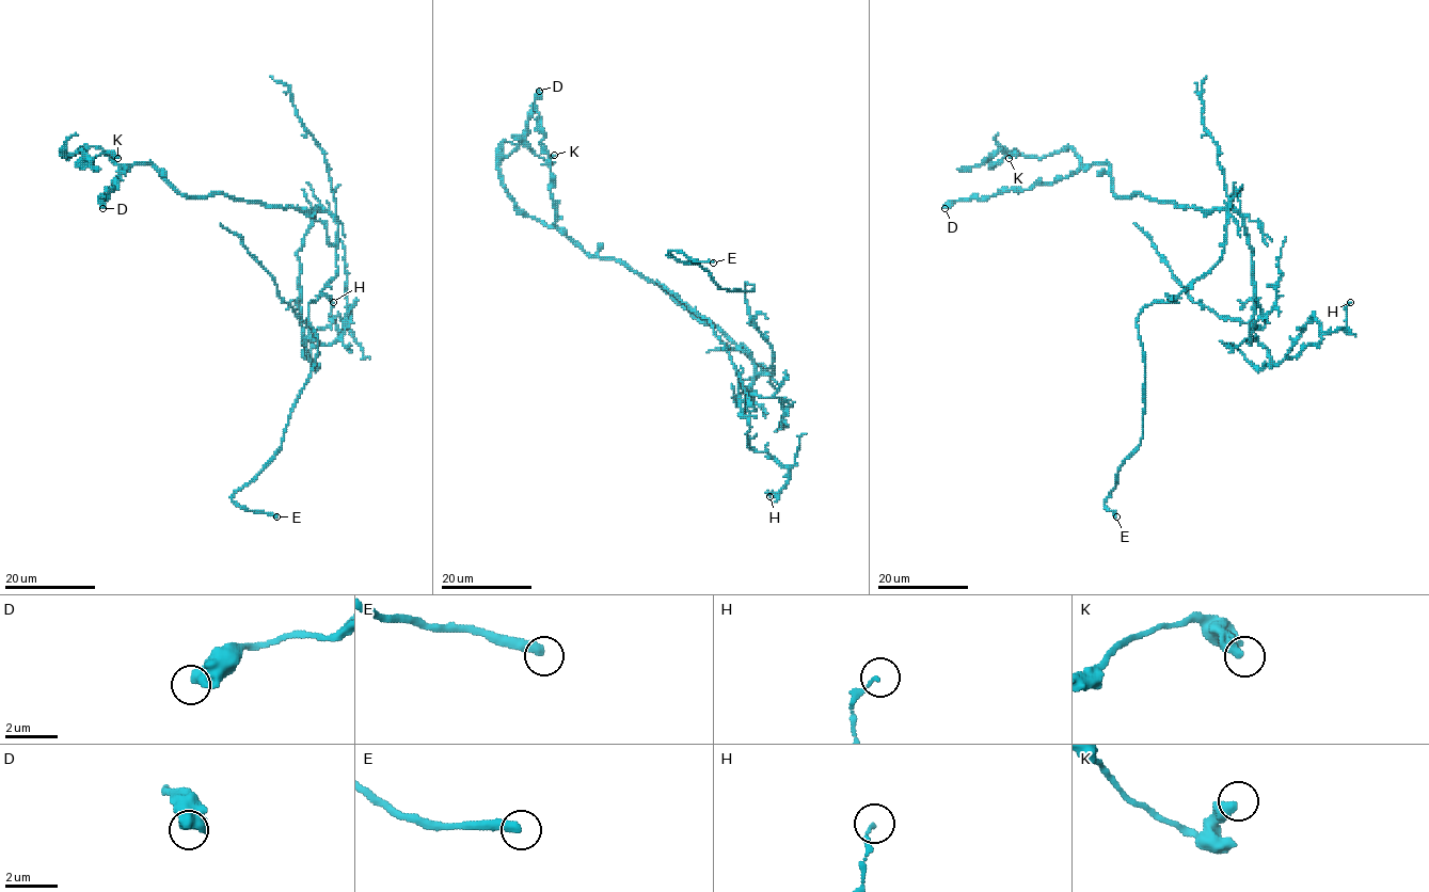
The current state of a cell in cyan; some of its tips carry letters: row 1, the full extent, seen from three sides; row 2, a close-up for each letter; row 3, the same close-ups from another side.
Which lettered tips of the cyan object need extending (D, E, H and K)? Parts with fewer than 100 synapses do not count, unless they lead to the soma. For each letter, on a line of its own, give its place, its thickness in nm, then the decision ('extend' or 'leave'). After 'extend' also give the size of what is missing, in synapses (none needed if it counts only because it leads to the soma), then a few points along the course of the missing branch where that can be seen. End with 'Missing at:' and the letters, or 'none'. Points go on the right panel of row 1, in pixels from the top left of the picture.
D: place (945, 208); calibre 600 nm; leave
E: place (1116, 516); calibre 400 nm; extend
H: place (1350, 302); calibre 110 nm; leave
K: place (1009, 158); calibre 440 nm; leave
Missing at: E

